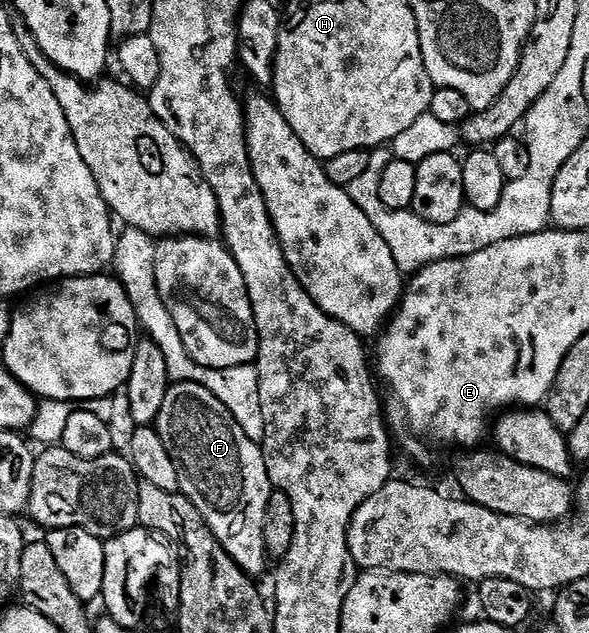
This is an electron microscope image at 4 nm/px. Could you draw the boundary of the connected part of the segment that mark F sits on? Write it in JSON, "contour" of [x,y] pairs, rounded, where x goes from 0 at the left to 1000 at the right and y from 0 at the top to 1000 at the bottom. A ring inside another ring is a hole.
{"contour":[[[329,602],[289,607],[263,676],[301,735],[306,777],[331,795],[379,870],[399,883],[416,907],[441,915],[460,891],[450,872],[450,815],[457,785],[467,776],[453,750],[445,705],[418,687],[392,649],[351,611]]]}

